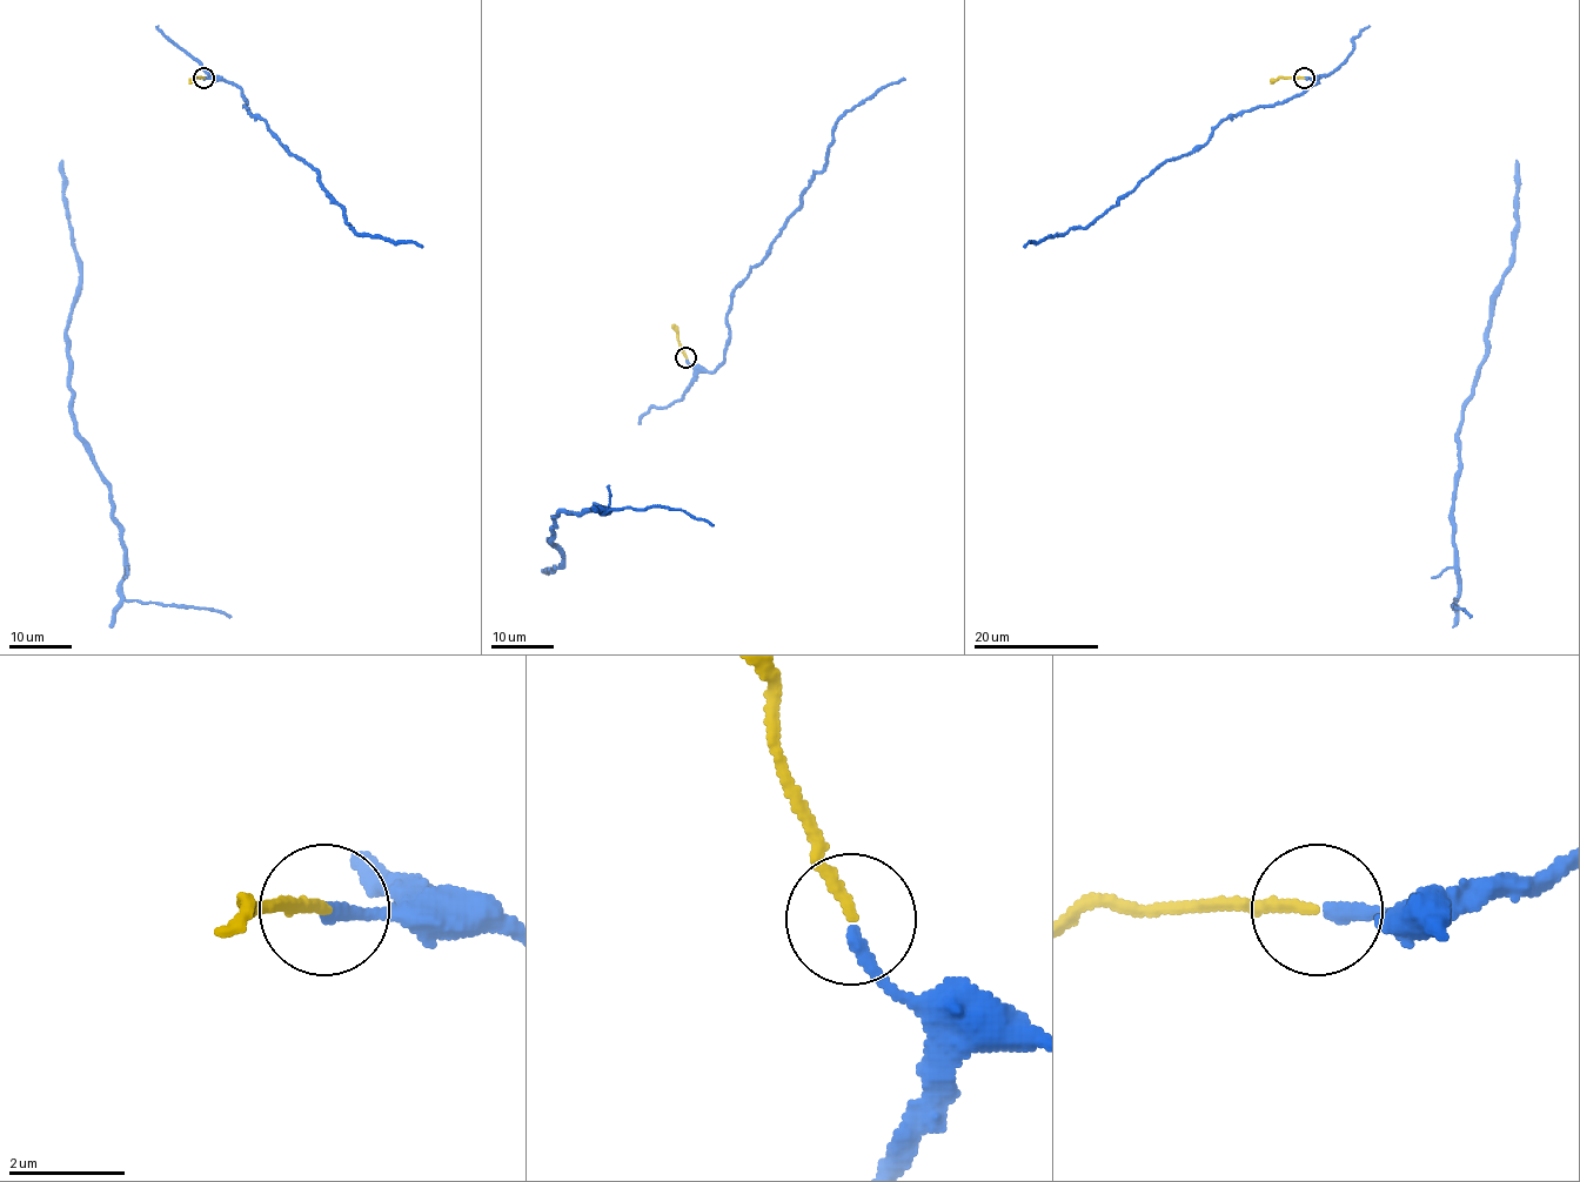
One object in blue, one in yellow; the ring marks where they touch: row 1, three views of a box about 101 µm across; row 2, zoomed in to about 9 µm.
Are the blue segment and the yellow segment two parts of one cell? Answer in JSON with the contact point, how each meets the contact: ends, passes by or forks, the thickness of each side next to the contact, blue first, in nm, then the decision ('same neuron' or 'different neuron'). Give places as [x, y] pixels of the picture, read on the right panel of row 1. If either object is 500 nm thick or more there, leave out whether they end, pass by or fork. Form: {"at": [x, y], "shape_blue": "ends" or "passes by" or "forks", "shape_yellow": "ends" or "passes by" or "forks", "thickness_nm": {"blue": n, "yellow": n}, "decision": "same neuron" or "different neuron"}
{"at": [1304, 78], "shape_blue": "ends", "shape_yellow": "ends", "thickness_nm": {"blue": 240, "yellow": 180}, "decision": "same neuron"}

